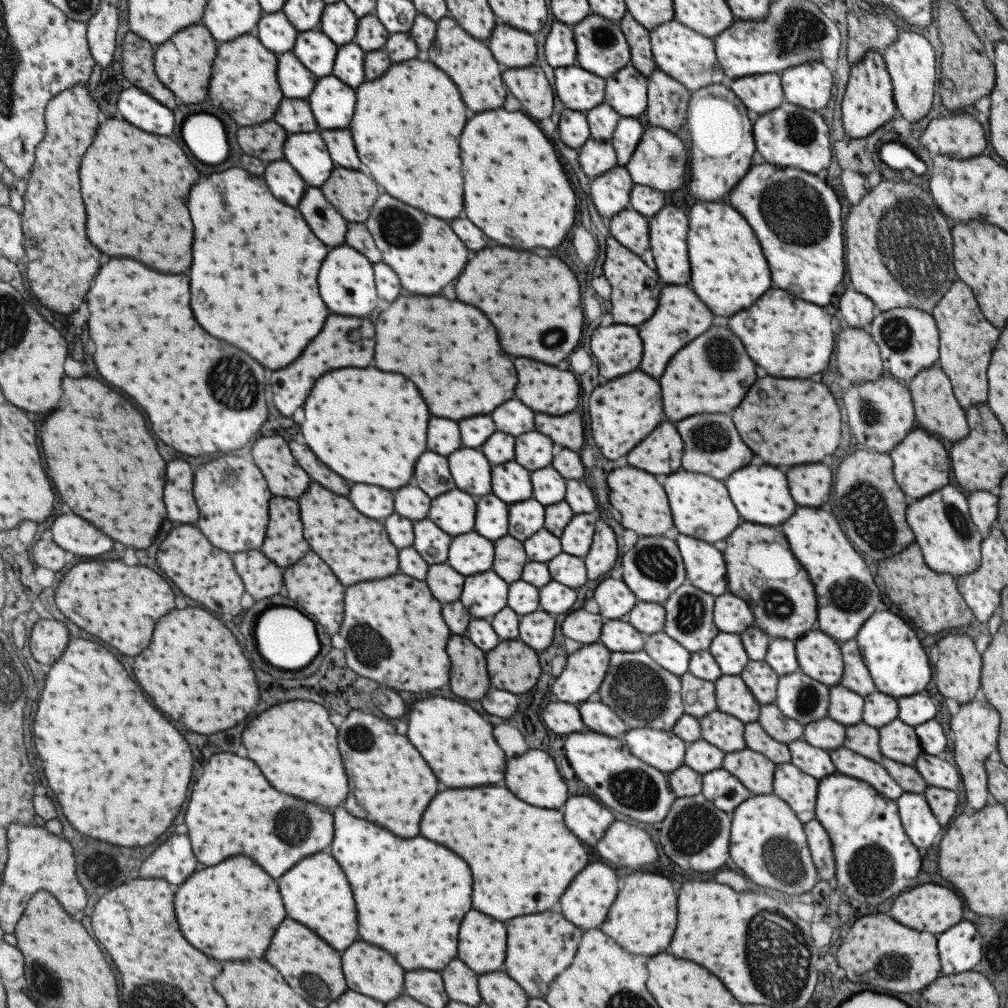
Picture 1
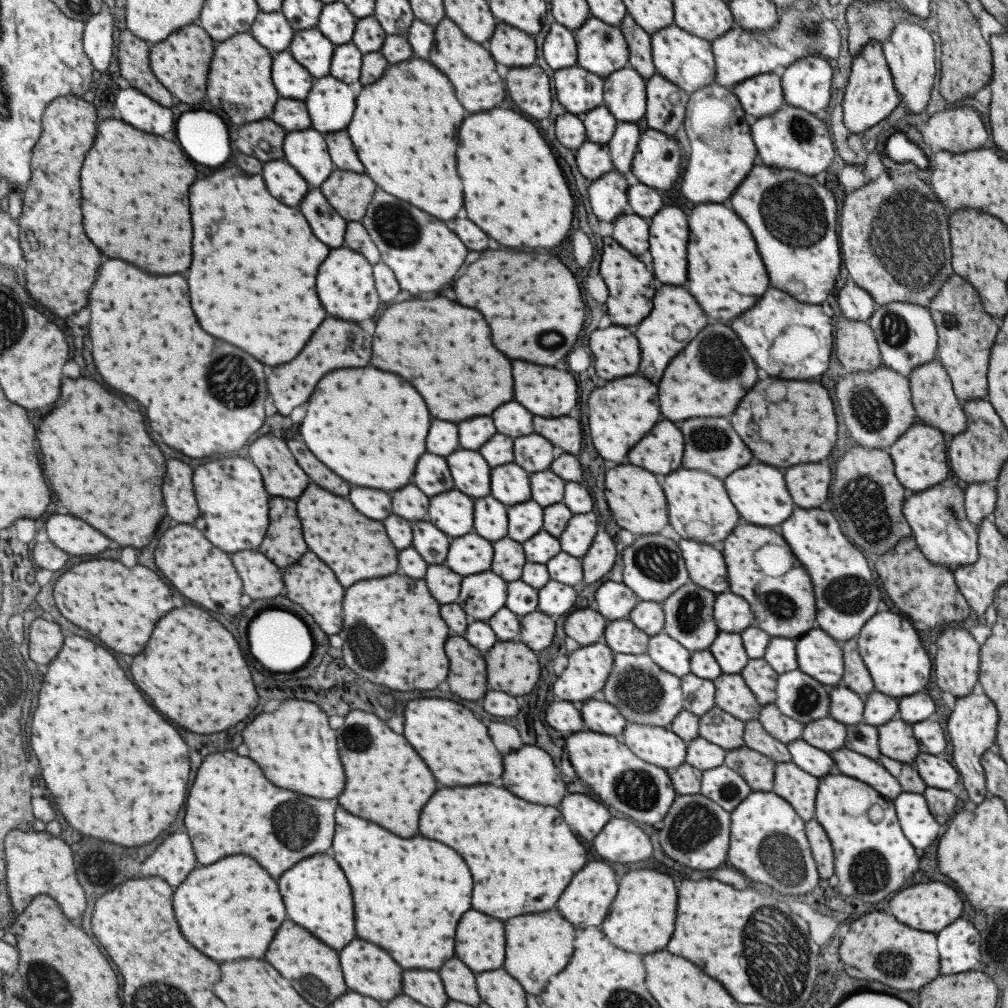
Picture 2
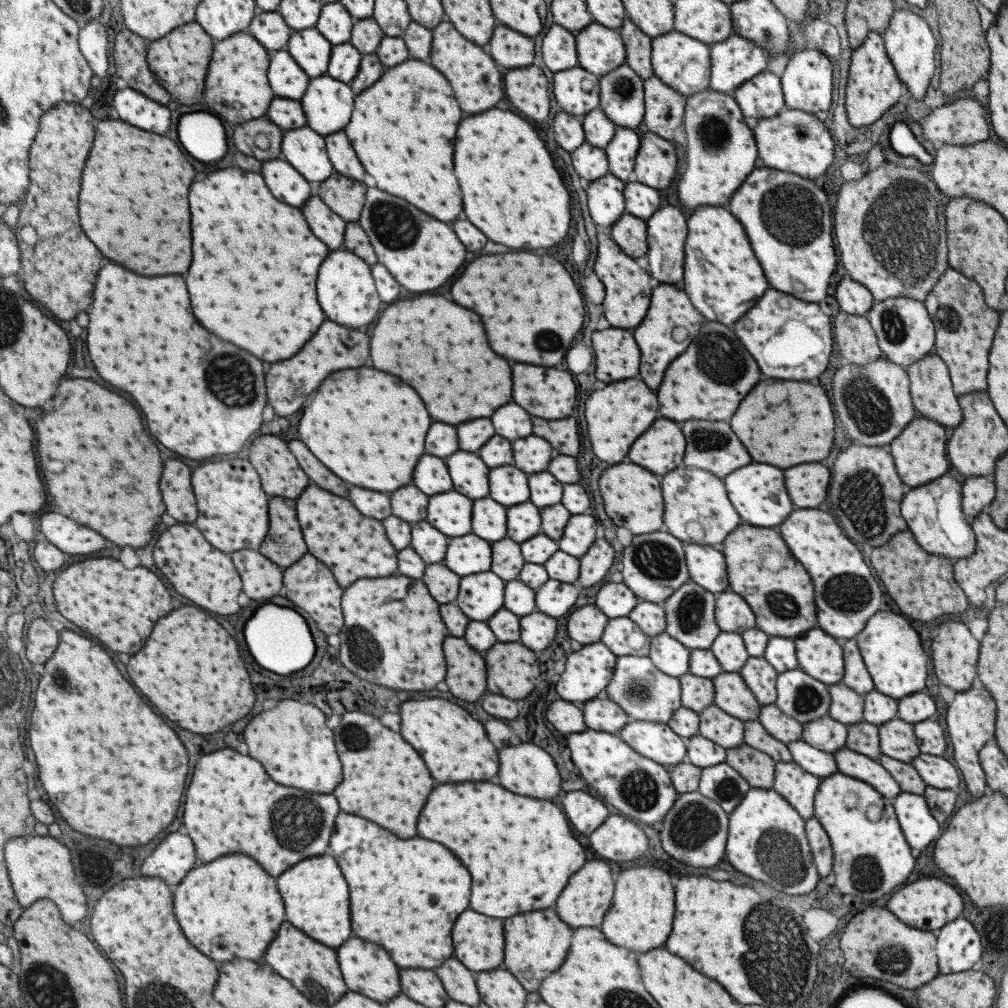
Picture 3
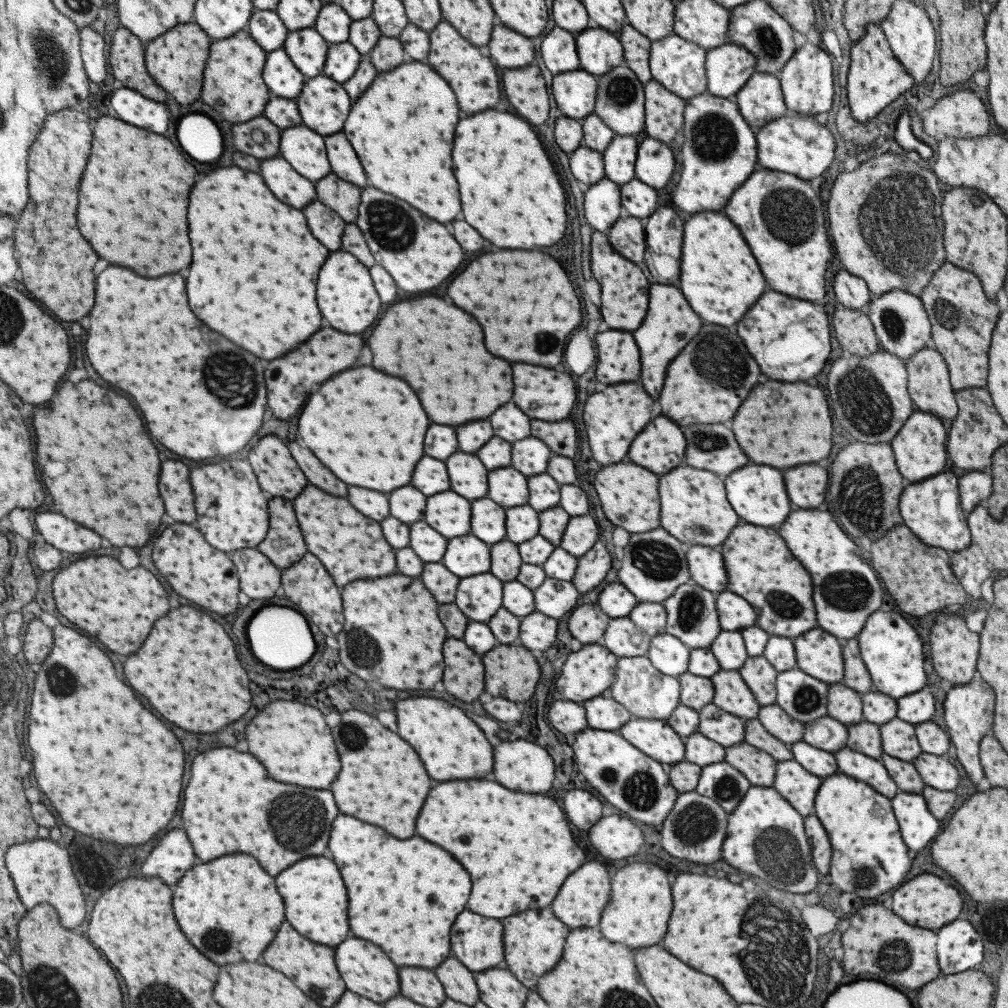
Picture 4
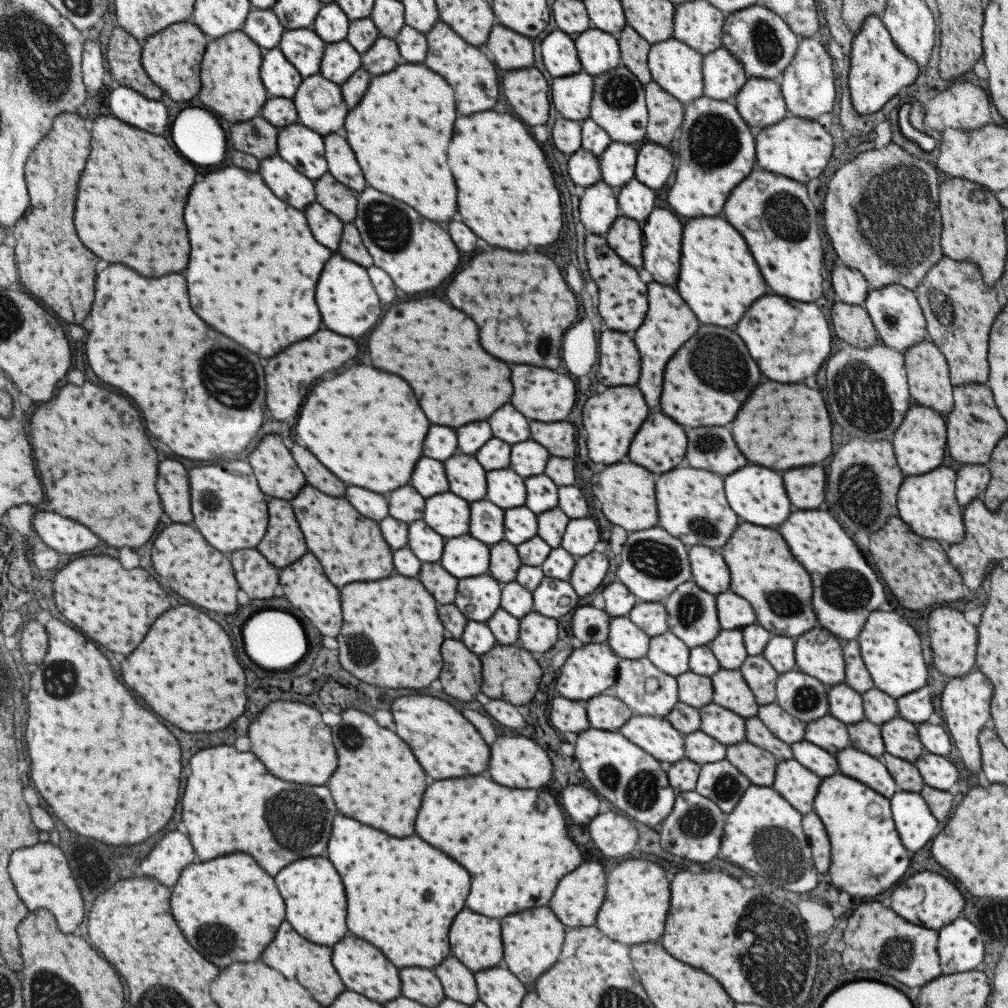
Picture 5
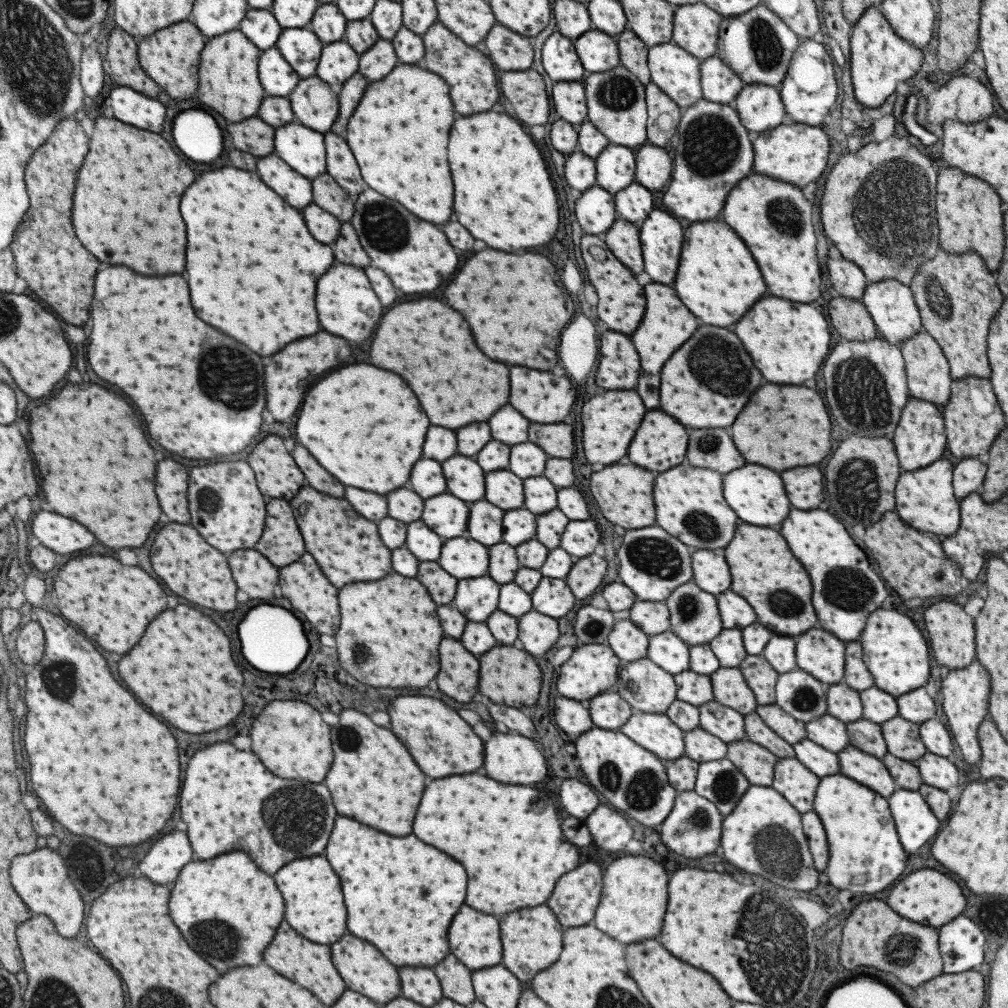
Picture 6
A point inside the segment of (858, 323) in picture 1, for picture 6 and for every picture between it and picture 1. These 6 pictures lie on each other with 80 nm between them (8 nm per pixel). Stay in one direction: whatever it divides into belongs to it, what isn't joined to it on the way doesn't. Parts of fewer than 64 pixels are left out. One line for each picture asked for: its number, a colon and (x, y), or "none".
2: (854, 303)
3: (852, 297)
4: (851, 292)
5: (849, 285)
6: (846, 278)

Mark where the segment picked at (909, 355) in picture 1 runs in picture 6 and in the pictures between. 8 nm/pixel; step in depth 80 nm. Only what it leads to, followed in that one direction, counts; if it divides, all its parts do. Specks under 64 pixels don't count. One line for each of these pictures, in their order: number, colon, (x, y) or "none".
2: (906, 337)
3: (905, 334)
4: (901, 326)
5: (898, 321)
6: (891, 305)

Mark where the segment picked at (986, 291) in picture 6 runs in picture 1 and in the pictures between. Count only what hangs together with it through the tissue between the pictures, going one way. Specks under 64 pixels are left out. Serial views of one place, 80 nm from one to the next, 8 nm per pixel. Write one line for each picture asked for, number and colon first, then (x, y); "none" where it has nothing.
1: (965, 339)
2: (965, 332)
3: (963, 326)
4: (961, 317)
5: (958, 307)

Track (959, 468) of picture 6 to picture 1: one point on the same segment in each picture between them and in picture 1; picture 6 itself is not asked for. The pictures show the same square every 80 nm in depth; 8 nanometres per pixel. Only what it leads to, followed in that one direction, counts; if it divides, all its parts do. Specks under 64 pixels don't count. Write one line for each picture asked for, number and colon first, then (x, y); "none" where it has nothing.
1: (981, 504)
2: (979, 500)
3: (977, 492)
4: (974, 486)
5: (971, 479)

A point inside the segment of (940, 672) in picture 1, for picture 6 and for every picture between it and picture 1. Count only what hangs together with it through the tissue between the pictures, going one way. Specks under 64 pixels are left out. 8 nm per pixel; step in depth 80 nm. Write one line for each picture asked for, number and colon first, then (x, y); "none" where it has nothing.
2: (956, 664)
3: (954, 652)
4: (954, 649)
5: (952, 640)
6: (950, 630)

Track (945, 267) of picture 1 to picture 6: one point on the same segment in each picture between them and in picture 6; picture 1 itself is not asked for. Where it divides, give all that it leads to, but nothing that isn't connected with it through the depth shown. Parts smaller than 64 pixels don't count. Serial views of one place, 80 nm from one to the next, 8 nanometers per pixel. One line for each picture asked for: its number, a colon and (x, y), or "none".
2: (893, 233)
3: (889, 227)
4: (884, 219)
5: (881, 214)
6: (878, 209)

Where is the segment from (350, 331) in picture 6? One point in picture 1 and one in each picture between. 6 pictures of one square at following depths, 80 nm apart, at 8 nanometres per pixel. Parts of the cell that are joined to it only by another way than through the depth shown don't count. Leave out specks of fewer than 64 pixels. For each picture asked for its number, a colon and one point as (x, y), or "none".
1: (346, 281)
2: (345, 284)
3: (345, 292)
4: (345, 296)
5: (353, 309)

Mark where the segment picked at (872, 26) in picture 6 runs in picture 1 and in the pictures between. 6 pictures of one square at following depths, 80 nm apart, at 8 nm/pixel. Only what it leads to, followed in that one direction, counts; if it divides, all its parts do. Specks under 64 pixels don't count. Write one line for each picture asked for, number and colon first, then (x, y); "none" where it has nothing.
1: (867, 103)
2: (869, 96)
3: (872, 87)
4: (874, 79)
5: (877, 71)

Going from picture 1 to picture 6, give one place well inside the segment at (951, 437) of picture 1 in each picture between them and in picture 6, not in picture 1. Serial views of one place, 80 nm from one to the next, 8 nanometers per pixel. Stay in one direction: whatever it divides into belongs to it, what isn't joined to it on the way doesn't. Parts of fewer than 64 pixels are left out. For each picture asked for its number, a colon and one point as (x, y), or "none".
2: (931, 393)
3: (929, 386)
4: (928, 386)
5: (926, 369)
6: (926, 368)

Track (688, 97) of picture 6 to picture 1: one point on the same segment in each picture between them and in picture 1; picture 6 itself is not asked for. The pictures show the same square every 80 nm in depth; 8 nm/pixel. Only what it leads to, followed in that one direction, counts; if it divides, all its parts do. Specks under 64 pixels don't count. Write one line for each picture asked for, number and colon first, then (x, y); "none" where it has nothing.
1: (687, 57)
2: (686, 61)
3: (682, 63)
4: (678, 65)
5: (676, 68)

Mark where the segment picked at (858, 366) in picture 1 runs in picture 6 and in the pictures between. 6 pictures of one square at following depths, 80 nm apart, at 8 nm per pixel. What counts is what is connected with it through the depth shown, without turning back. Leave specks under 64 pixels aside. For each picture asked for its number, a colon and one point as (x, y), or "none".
2: (856, 348)
3: (857, 343)
4: (852, 328)
5: (851, 324)
6: (849, 317)

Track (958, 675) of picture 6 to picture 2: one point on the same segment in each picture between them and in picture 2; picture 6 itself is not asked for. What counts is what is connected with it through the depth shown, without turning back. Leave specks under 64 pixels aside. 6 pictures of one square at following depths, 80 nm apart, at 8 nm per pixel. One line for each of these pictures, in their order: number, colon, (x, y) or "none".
2: (971, 726)
3: (970, 716)
4: (968, 708)
5: (965, 700)

